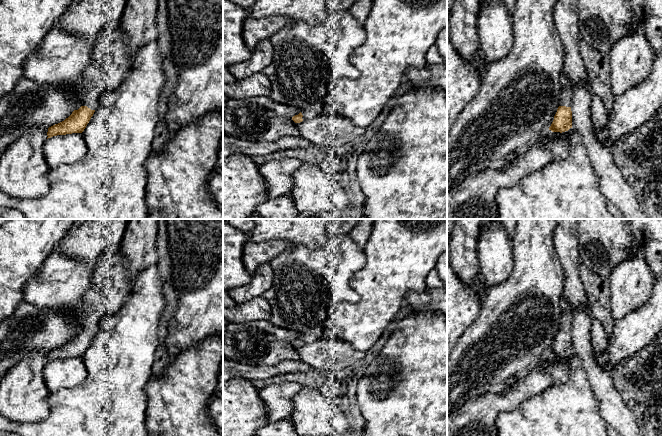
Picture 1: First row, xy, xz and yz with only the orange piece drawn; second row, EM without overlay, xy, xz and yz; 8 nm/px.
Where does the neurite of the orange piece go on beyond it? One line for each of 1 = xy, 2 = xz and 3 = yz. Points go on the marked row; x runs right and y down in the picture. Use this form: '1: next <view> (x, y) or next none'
1: next xy (111, 63)
2: next xz (317, 109)
3: next yz (566, 92)

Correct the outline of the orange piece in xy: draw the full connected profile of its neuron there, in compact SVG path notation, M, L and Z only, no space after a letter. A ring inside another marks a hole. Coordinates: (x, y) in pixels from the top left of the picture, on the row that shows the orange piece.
M120 28L99 34L93 63L85 70L82 106L64 121L48 128L47 139L57 135L82 133L99 105L100 96L116 90L130 69L130 39Z

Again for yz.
M562 71L561 74L561 91L559 98L559 107L554 116L554 120L549 127L552 132L565 132L572 128L572 101L573 87Z

